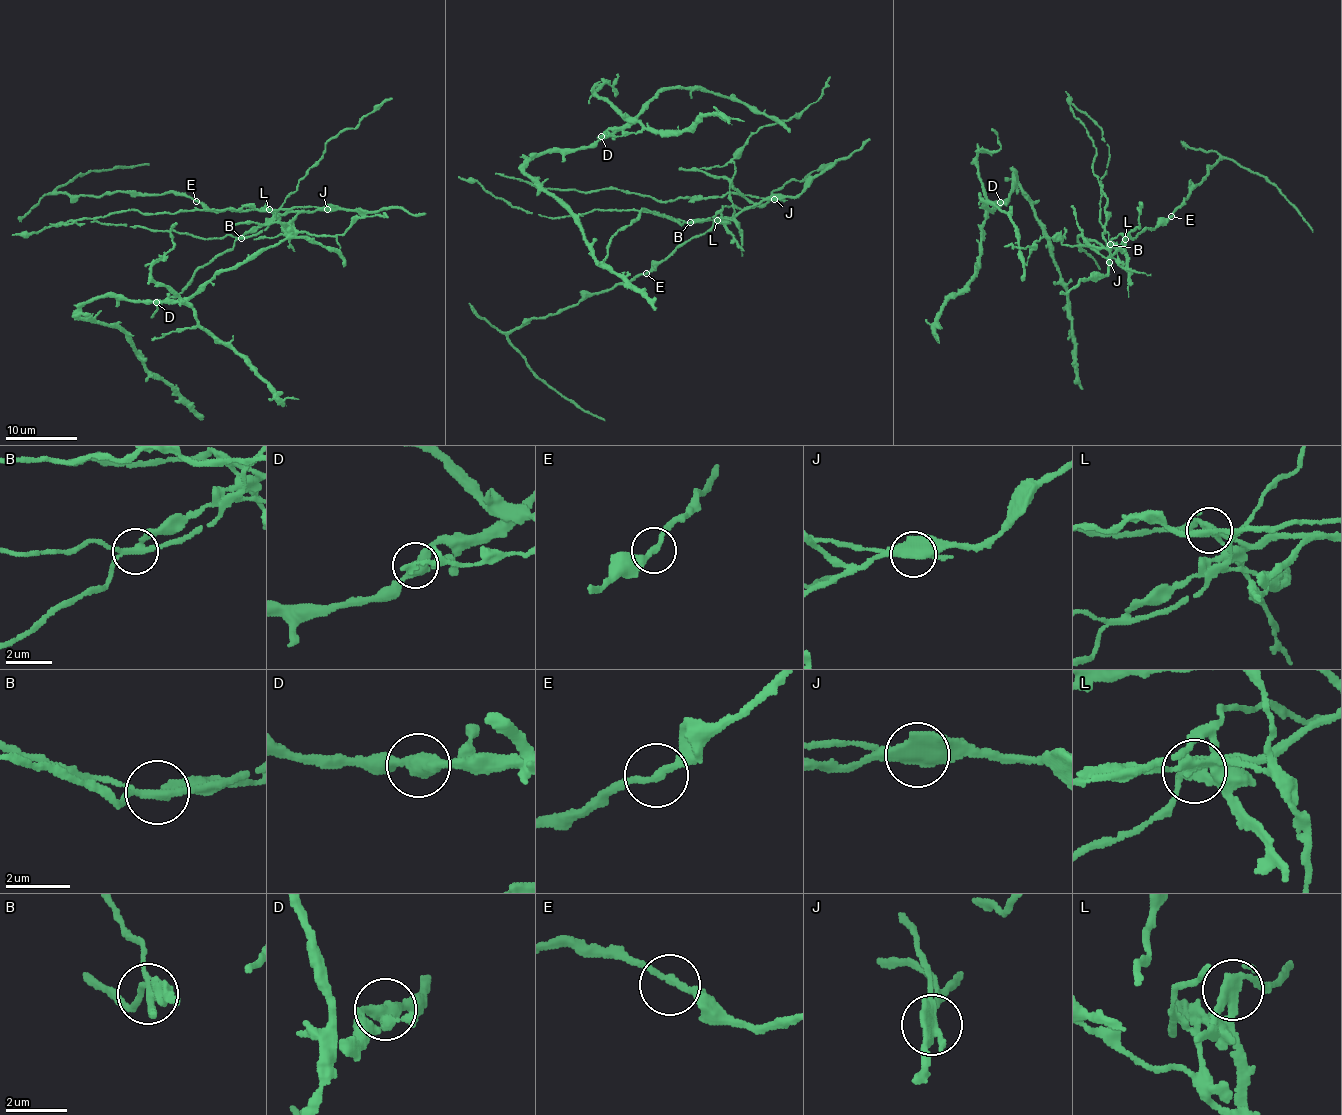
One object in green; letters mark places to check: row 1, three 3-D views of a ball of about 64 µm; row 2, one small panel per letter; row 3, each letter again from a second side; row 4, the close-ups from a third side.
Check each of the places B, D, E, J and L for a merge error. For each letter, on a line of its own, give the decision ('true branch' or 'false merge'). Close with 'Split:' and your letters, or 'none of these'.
B: false merge
D: true branch
E: true branch
J: false merge
L: false merge
Split: B, J, L

